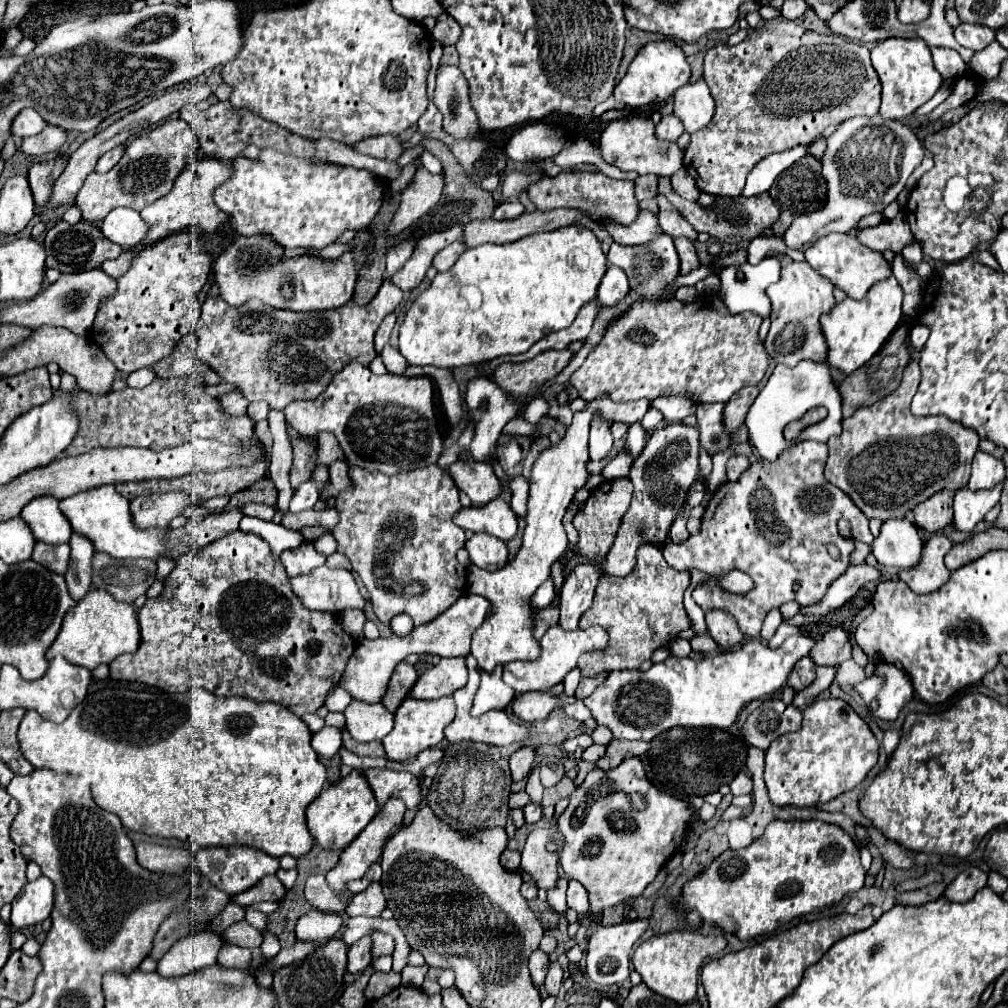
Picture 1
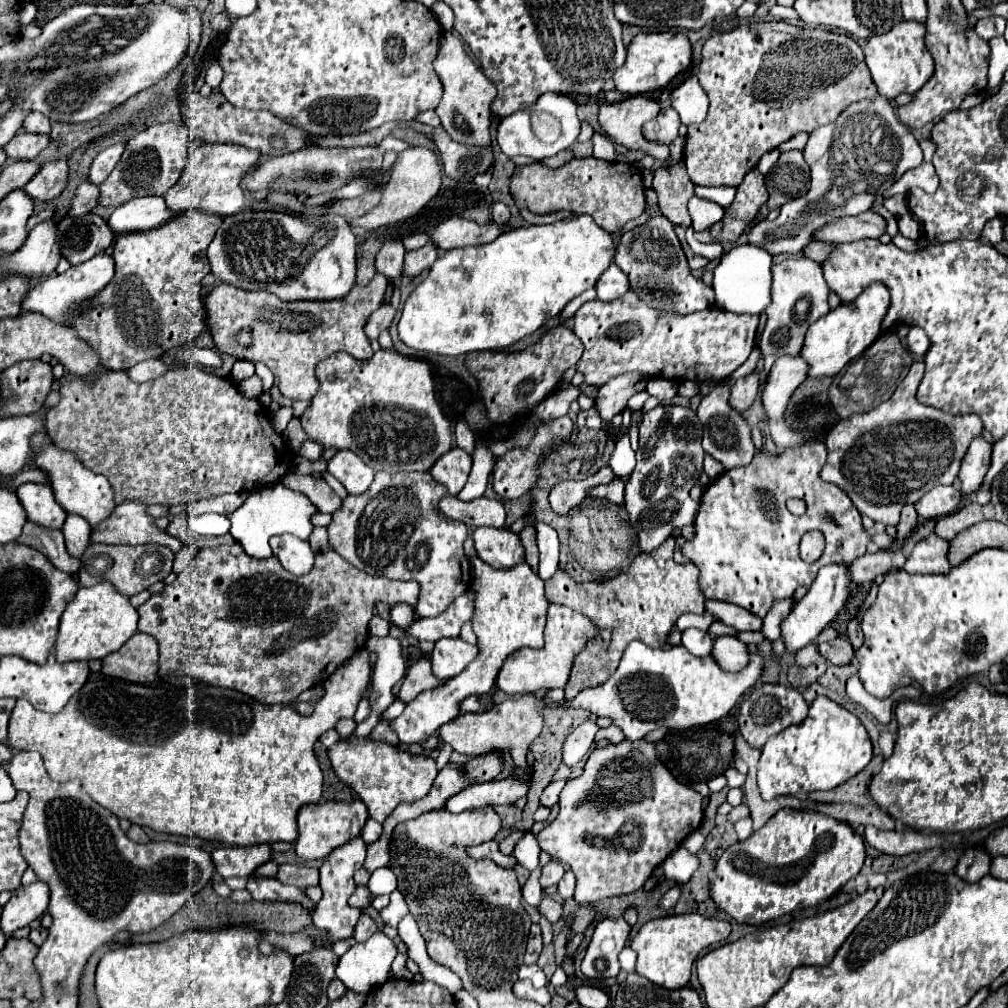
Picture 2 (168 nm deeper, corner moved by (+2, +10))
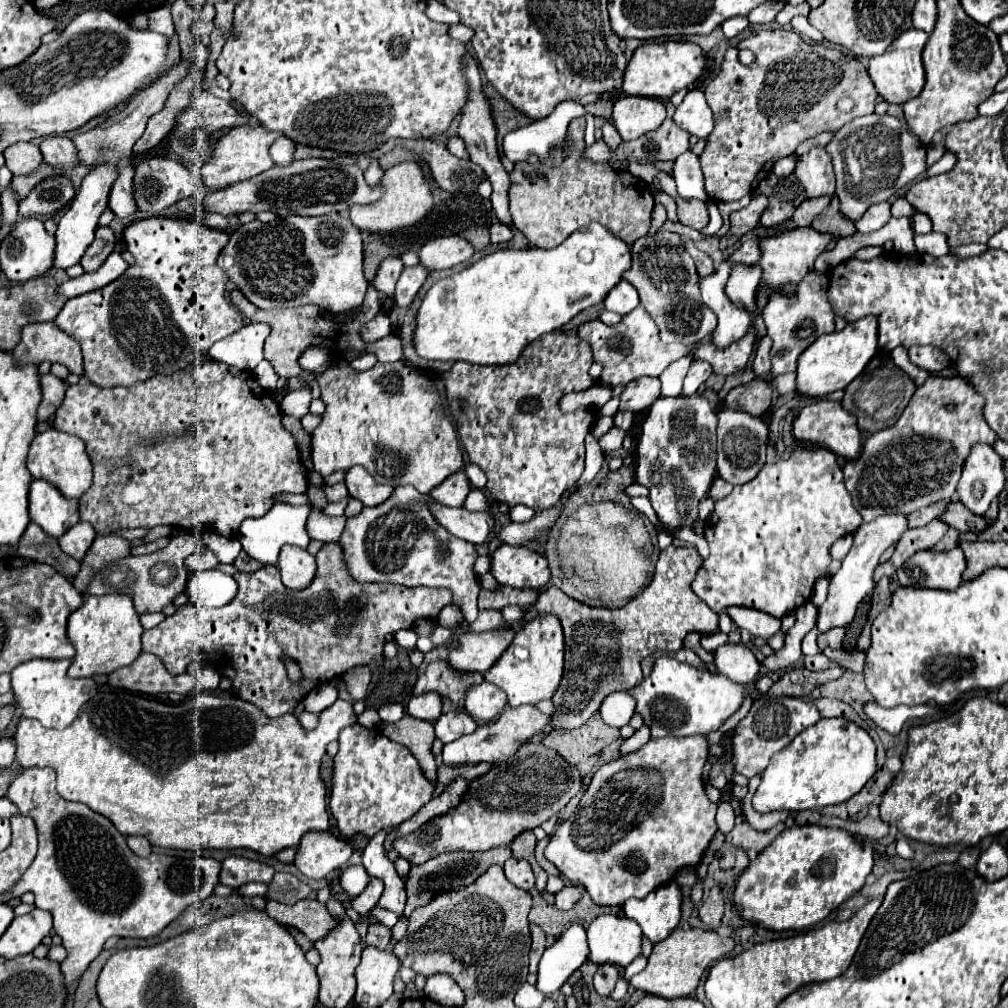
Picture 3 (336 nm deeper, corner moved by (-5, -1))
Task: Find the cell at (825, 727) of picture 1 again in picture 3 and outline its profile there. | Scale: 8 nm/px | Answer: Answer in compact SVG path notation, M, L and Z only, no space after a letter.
M820 718L790 746L772 756L752 798L760 814L774 810L812 810L840 804L858 794L876 772L876 744L870 734L846 718Z

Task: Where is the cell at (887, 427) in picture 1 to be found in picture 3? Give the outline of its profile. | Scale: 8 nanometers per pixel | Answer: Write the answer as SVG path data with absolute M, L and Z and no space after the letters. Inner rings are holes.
M926 378L900 414L900 420L882 432L870 434L864 440L860 456L842 464L846 490L864 522L872 522L886 512L904 512L908 516L914 510L950 500L970 448L978 442L994 444L998 440L996 432L980 414L982 406L984 398L962 378ZM946 402L960 406L950 414L944 412Z

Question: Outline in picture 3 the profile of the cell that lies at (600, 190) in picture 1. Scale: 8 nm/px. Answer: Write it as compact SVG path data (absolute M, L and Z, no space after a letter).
M578 118L568 128L570 144L566 148L566 154L570 154L558 168L546 168L538 162L524 162L516 164L514 172L510 174L510 214L514 226L530 240L532 246L538 248L554 248L562 244L574 230L598 222L604 228L608 228L614 236L620 236L628 246L632 246L638 238L646 236L650 230L650 216L654 208L654 198L648 188L648 184L636 176L632 176L628 170L614 170L608 164L596 164L582 160L580 154L584 150L582 138L584 138L584 120Z

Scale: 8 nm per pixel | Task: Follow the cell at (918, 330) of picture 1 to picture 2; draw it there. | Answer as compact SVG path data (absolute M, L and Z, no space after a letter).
M911 327L911 329L909 329L909 335L907 335L907 347L909 347L909 351L911 351L913 355L923 357L923 355L927 353L929 345L931 345L931 343L929 343L929 339L925 337L923 329L919 329L919 327Z

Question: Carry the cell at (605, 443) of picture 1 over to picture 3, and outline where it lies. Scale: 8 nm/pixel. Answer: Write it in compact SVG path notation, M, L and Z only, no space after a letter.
M640 376L626 384L624 392L620 394L620 410L622 412L644 412L660 398L660 380L650 376Z

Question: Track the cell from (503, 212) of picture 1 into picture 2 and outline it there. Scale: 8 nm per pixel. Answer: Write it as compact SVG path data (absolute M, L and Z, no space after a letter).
M497 201L497 203L493 205L493 223L505 225L507 221L509 221L509 207L507 207L505 203Z

